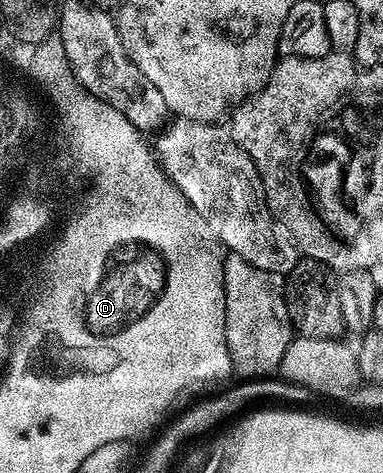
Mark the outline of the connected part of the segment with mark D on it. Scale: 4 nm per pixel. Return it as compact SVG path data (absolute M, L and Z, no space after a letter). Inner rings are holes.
M137 239L137 245L119 245L105 249L105 259L95 265L97 281L91 291L85 293L81 303L81 325L87 335L98 340L110 340L117 335L132 330L137 324L145 322L169 296L169 279L172 268L164 248L153 245L151 241Z

